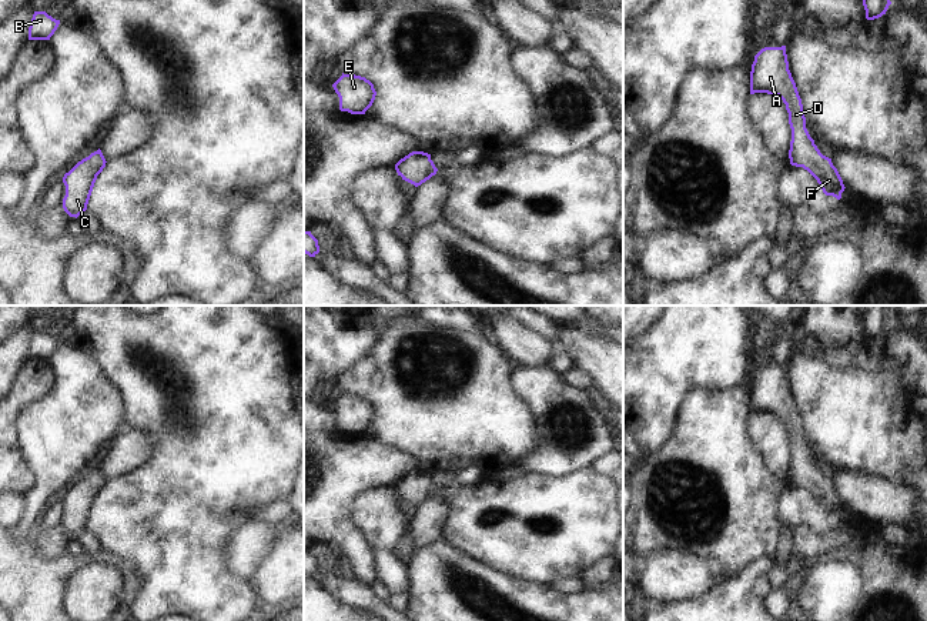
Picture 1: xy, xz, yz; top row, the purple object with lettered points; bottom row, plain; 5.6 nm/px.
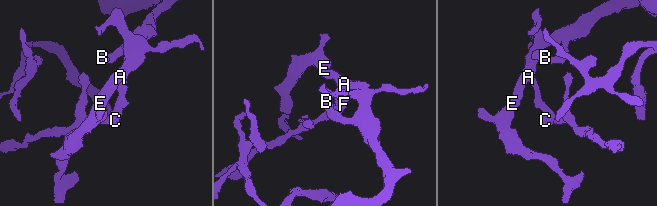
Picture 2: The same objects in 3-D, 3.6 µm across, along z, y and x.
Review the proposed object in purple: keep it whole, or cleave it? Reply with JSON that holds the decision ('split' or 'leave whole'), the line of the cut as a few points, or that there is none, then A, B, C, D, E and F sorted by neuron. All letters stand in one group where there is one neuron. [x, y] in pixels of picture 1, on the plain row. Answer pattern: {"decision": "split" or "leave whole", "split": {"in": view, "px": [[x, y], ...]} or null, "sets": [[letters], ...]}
{"decision": "leave whole", "split": null, "sets": [["A", "B", "C", "D", "E", "F"]]}

